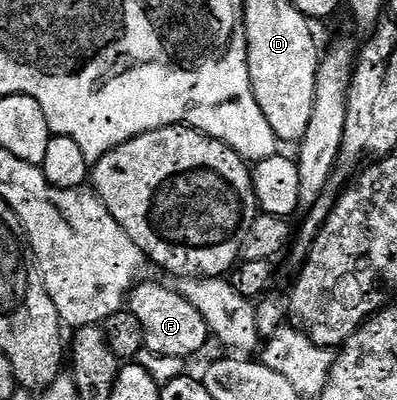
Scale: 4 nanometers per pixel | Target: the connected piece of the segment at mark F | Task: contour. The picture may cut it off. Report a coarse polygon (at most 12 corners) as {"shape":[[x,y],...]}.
{"shape":[[134,285],[127,309],[145,349],[193,357],[211,334],[176,288]]}

